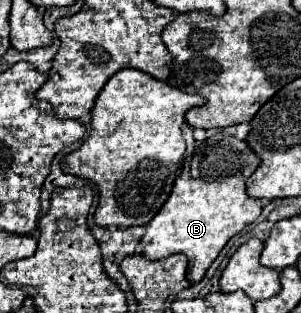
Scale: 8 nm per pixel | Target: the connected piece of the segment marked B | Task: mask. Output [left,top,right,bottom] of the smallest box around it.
[139,132,261,284]

